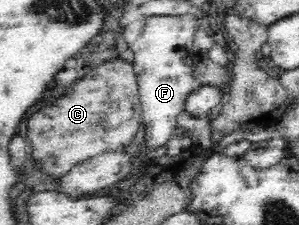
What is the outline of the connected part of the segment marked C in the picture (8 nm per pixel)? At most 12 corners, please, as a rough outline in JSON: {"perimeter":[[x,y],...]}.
{"perimeter":[[119,58],[37,111],[26,133],[43,172],[125,150],[142,123]]}

